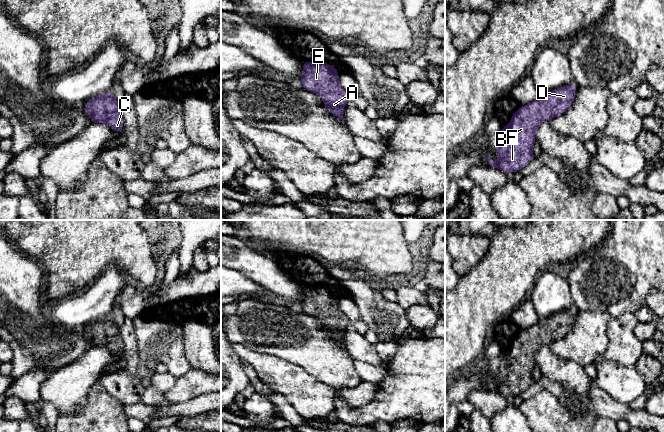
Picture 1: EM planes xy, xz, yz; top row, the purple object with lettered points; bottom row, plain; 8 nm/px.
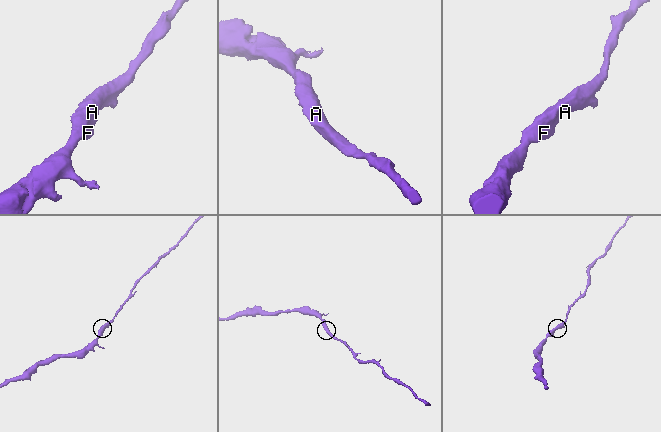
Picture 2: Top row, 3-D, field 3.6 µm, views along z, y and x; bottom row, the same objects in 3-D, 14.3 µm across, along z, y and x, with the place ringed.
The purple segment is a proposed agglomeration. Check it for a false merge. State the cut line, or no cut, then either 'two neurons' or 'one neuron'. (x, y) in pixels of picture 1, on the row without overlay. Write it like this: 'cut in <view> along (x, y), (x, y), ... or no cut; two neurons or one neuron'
no cut; one neuron

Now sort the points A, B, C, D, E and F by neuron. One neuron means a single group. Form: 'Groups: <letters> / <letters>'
Groups: A B C D E F

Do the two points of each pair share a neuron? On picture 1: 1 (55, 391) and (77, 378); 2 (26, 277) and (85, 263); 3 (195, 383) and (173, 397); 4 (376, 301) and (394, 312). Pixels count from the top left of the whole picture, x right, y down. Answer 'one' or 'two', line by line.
1: one
2: two
3: one
4: one

